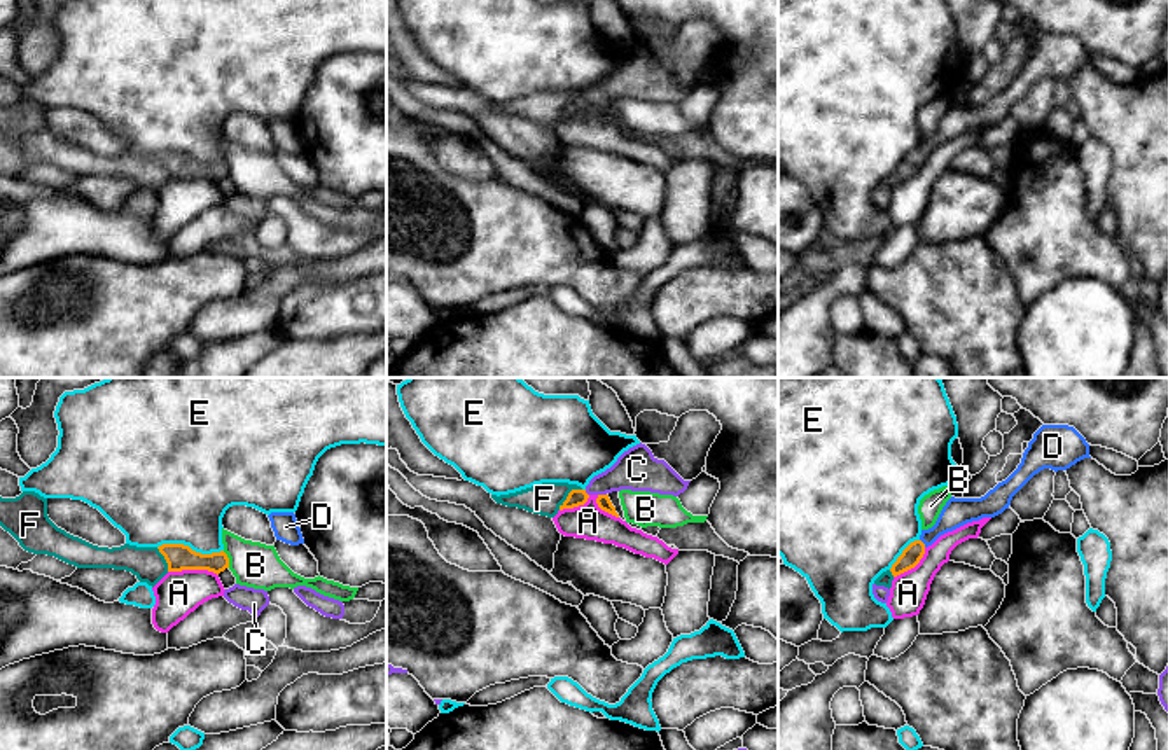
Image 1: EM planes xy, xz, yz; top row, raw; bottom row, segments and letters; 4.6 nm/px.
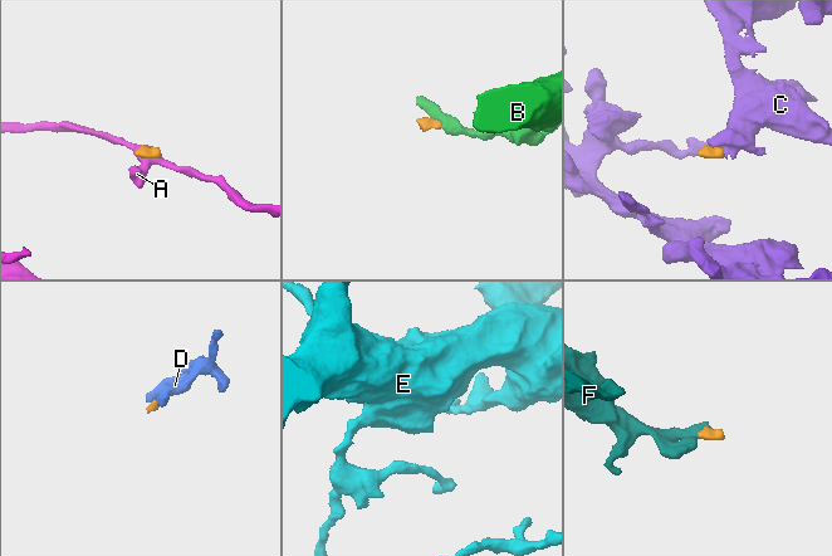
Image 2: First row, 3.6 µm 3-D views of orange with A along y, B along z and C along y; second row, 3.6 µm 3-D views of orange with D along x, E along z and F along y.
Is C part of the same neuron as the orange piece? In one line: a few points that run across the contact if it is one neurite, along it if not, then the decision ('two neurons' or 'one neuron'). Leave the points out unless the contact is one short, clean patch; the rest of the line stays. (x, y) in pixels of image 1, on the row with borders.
line xz (604, 502), (602, 495), (616, 478), (637, 469); one neuron

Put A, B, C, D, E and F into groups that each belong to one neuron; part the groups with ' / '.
A / B / C D / E / F

